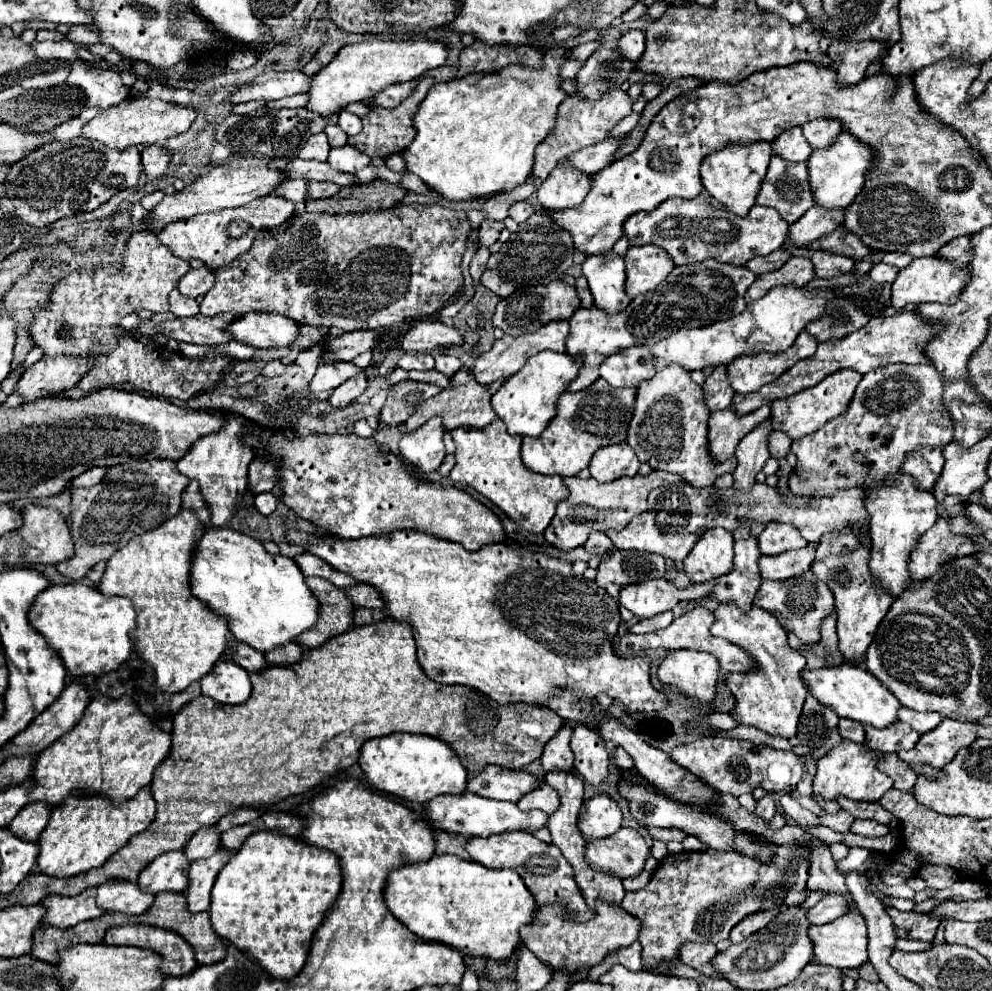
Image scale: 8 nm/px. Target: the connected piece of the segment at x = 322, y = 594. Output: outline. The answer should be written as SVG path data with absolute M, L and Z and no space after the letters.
M307 577L305 581L319 599L321 609L317 625L307 633L301 633L301 637L297 637L295 641L301 647L315 649L329 641L331 637L349 631L353 627L355 609L353 605L349 605L349 597L345 597L345 591L337 589L331 581L325 581L323 577Z

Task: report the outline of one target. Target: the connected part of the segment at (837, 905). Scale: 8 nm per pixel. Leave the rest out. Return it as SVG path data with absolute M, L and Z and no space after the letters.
M825 895L815 907L809 909L809 917L813 917L811 923L821 925L821 923L829 923L829 921L845 915L849 909L847 901L849 899L845 895Z

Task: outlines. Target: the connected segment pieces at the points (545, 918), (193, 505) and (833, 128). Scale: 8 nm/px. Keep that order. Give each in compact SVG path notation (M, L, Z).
M597 901L595 917L591 921L575 921L561 905L539 907L533 927L521 929L521 937L527 949L531 949L541 961L549 963L553 969L567 969L575 973L581 967L593 967L603 961L607 953L619 947L631 945L639 935L641 921L621 909L621 905L609 905L607 901Z
M189 481L189 485L185 487L183 491L183 507L185 509L195 509L195 513L199 515L199 519L205 523L205 525L211 525L211 511L207 509L207 503L203 501L203 495L201 495L201 487L197 481Z
M817 119L817 121L809 121L803 127L803 133L813 149L821 149L821 147L831 145L841 133L841 129L843 125L837 119Z

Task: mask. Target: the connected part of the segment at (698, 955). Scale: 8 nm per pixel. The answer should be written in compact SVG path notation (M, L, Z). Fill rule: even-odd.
M687 943L681 947L681 963L691 965L705 975L717 975L717 971L713 969L713 957L717 953L717 947L711 943Z

